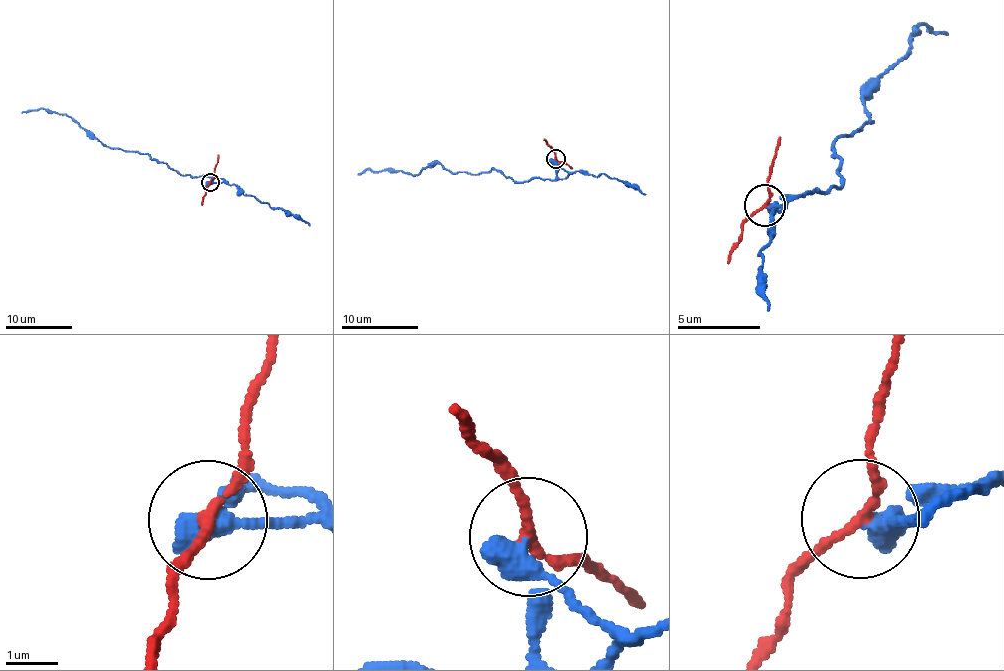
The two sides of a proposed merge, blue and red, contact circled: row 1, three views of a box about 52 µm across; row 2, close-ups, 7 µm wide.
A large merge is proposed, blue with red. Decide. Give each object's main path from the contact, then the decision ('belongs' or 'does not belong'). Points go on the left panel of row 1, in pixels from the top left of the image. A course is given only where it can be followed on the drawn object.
blue via (210, 182), (214, 179), (178, 174), (148, 154), (110, 148), (65, 115), (43, 108), (22, 113) | red via (210, 182), (219, 154) | does not belong

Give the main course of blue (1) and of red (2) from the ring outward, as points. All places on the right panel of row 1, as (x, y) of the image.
1: (763, 206), (841, 186), (832, 145), (873, 121), (864, 105), (871, 85), (904, 60), (922, 24), (948, 37)
2: (763, 206), (778, 135)

